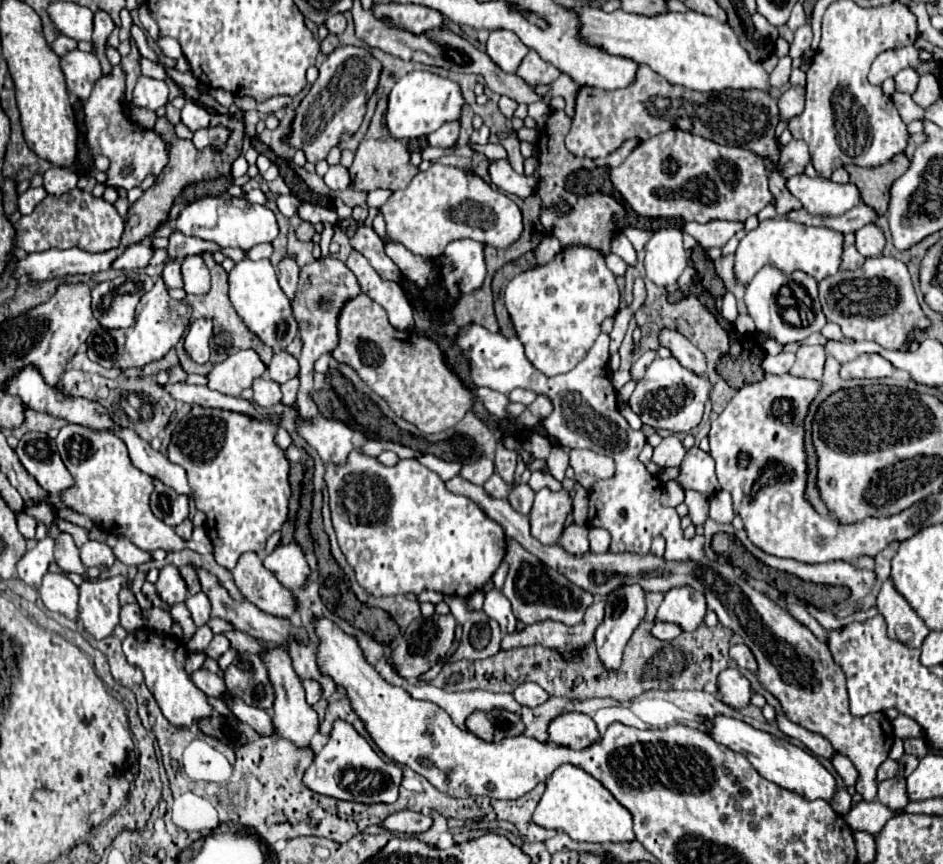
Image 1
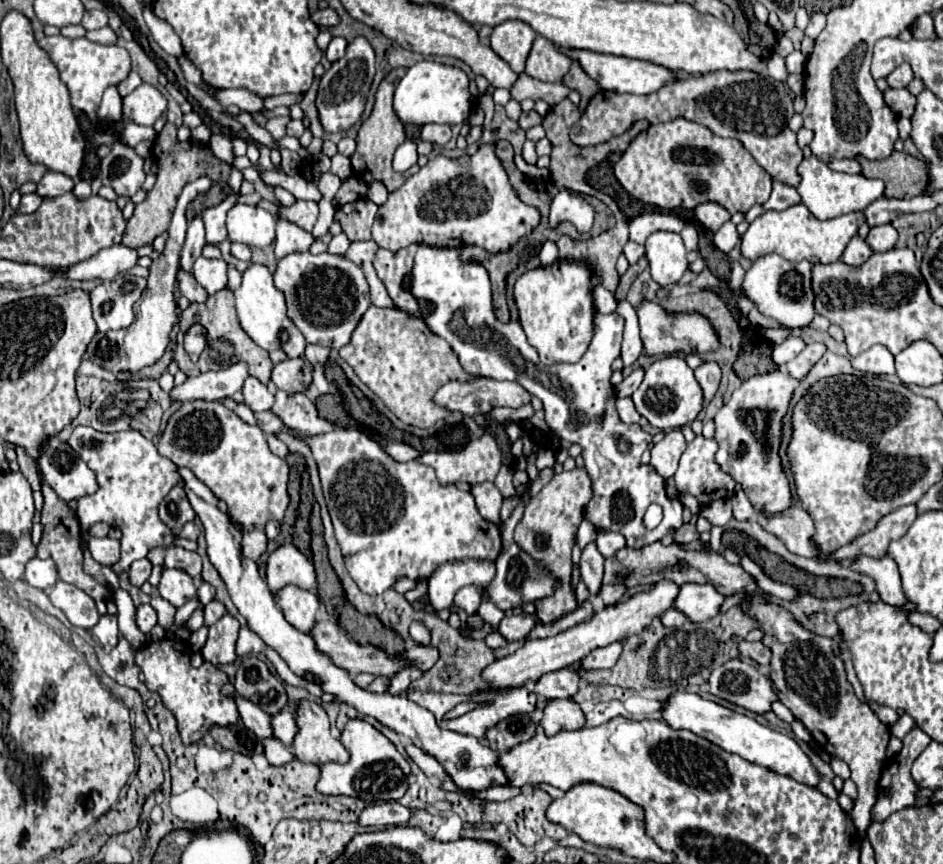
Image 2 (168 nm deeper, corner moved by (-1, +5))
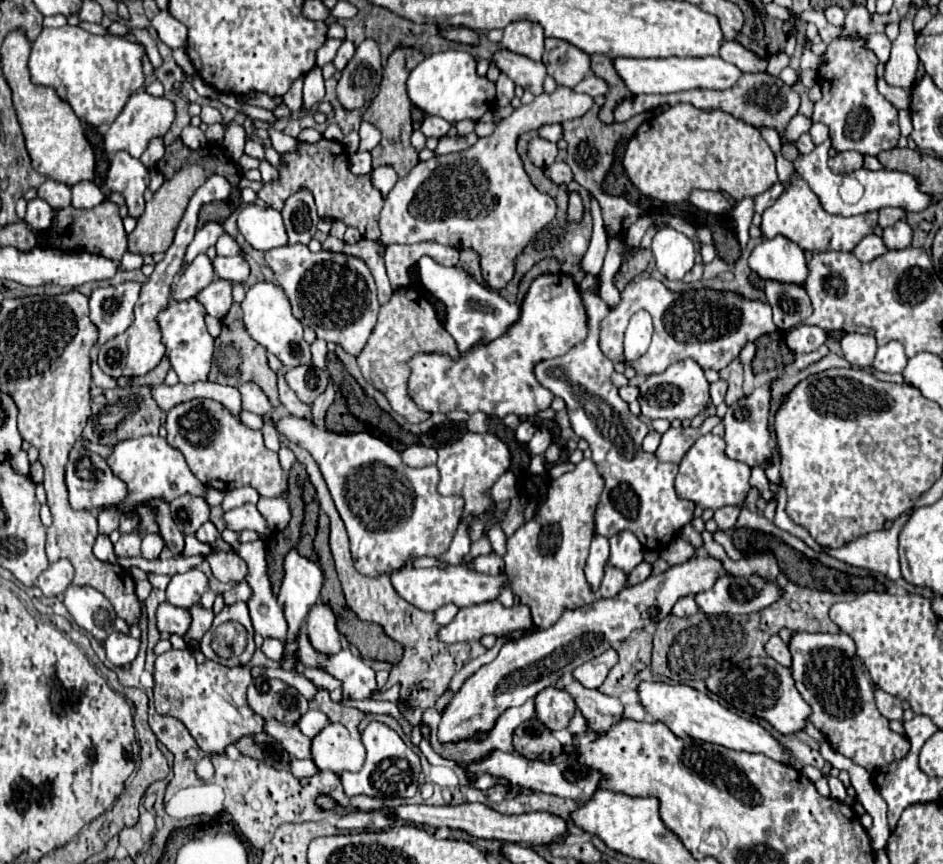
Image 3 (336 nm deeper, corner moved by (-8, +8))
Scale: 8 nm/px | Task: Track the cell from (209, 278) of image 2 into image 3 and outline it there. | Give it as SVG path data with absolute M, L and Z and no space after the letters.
M217 256L213 260L213 270L217 278L227 280L227 282L245 282L249 276L249 264L245 262L243 256Z

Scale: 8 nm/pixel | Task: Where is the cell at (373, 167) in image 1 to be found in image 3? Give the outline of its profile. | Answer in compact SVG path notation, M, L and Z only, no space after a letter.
M397 48L391 56L389 62L383 70L383 80L381 80L381 88L379 94L373 98L373 102L369 104L369 108L363 114L363 120L373 124L379 132L381 132L381 142L377 148L371 150L371 158L373 158L373 166L393 166L397 176L407 176L411 172L411 168L415 168L419 164L419 154L413 150L409 138L413 132L413 124L411 124L411 102L407 98L407 90L405 90L405 82L407 82L407 68L405 68L405 56L403 56L403 48Z

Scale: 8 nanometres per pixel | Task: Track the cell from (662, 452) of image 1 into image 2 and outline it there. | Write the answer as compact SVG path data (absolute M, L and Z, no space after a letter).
M678 429L668 431L664 435L664 439L654 443L654 447L650 449L652 451L650 463L664 479L670 479L676 473L676 467L678 467L678 461L680 461L680 455L684 453L684 449L686 449L684 435Z

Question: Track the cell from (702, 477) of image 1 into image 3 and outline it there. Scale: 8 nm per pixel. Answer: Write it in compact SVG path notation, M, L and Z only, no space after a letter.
M705 434L701 436L691 448L689 452L683 456L681 464L679 464L679 474L675 478L675 488L677 494L697 502L701 508L723 508L723 506L743 506L747 490L751 488L749 484L749 476L751 476L751 468L747 468L747 464L739 464L735 460L729 460L725 456L725 442L721 436L715 434Z

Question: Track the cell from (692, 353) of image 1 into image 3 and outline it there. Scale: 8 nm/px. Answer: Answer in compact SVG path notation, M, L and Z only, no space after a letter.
M717 380L717 382L711 382L709 386L709 392L711 392L711 404L713 406L719 406L725 398L725 392L727 392L727 382L725 380Z

